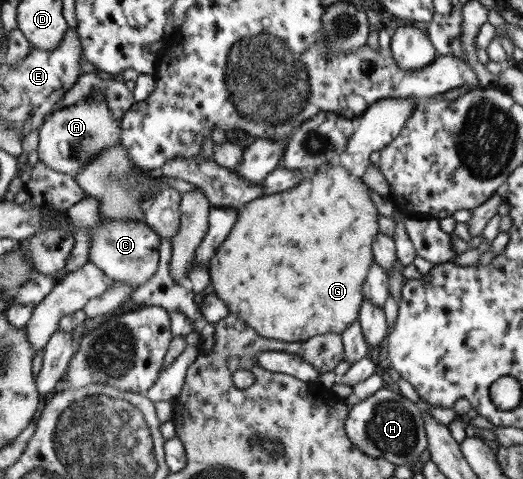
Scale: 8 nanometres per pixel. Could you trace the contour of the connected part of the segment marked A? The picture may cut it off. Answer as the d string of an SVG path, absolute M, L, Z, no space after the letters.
M95 89L88 101L91 103L87 103L87 99L85 99L82 103L77 102L72 106L54 110L49 117L46 117L46 123L40 127L39 131L37 150L39 161L46 163L55 171L76 176L97 154L103 154L107 147L122 143L122 118L113 117L113 111L109 109L109 103L107 103L107 95L101 89Z

